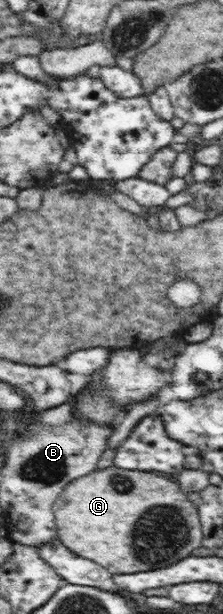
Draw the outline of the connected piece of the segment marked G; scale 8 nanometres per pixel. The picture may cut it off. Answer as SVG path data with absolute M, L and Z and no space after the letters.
M113 465L105 470L94 470L81 480L73 480L73 484L69 484L69 488L57 498L52 511L62 545L77 556L85 556L104 566L113 575L165 568L189 556L192 550L202 546L201 540L204 539L196 505L189 501L177 482L152 472L121 472L121 468Z

